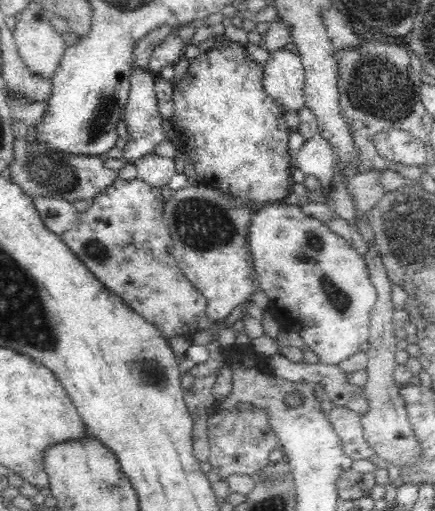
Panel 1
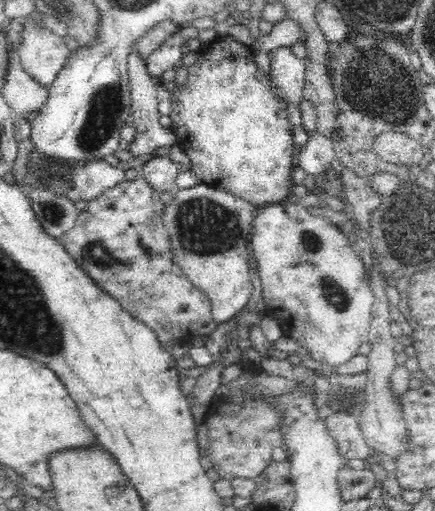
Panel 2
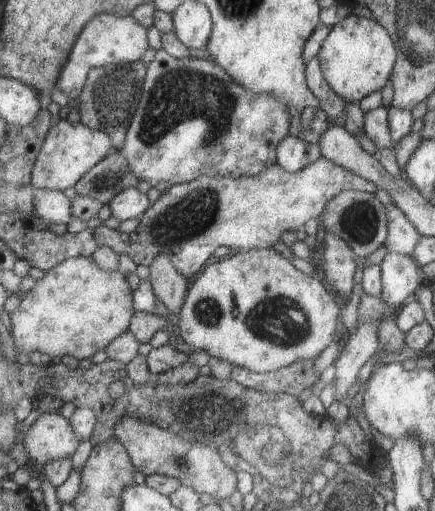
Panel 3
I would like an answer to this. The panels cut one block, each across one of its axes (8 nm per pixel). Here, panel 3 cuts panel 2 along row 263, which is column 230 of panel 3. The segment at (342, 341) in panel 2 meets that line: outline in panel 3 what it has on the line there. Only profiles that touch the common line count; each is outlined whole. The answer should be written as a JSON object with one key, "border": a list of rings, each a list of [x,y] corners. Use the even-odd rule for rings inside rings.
{"border":[[[272,247],[246,254],[237,251],[208,262],[189,283],[178,324],[182,342],[260,374],[280,371],[326,350],[334,340],[338,302],[320,278],[302,274],[274,251]]]}

